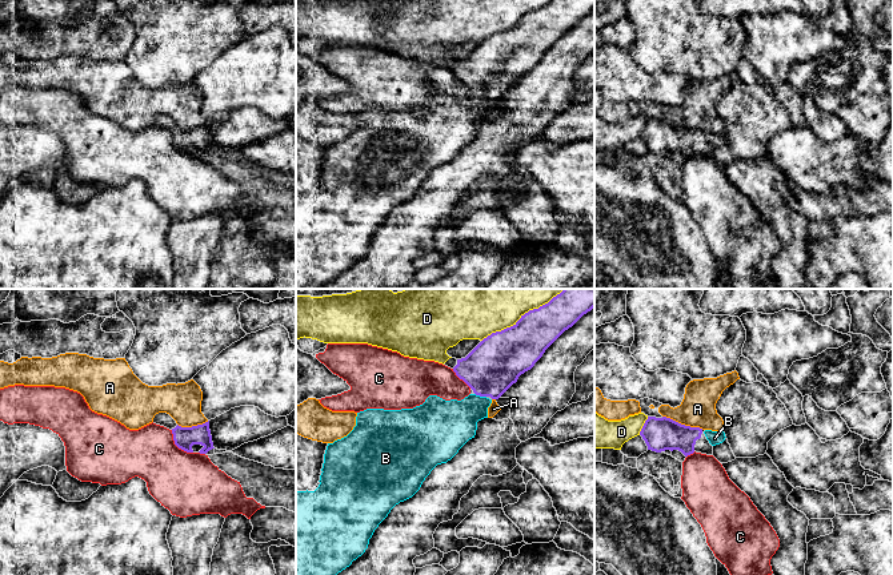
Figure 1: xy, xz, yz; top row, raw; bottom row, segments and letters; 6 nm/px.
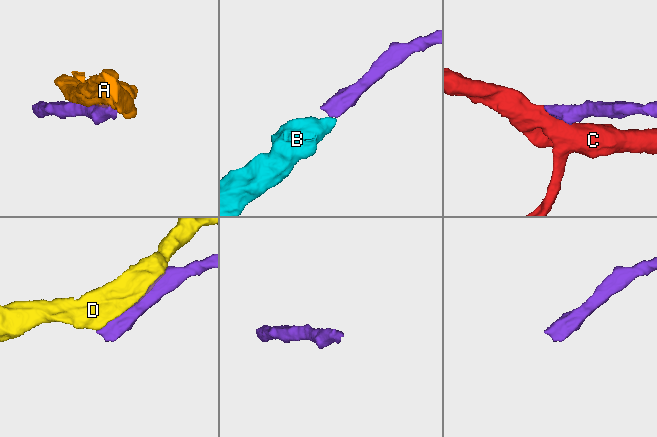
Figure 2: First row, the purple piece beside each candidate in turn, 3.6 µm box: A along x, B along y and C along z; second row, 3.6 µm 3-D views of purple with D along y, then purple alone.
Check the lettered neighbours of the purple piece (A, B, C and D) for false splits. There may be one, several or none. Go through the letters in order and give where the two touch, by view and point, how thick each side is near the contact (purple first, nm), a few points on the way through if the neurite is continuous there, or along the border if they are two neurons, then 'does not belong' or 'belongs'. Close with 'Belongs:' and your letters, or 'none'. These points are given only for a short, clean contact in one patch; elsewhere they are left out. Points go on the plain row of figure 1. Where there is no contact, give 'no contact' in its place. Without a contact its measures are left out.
A: meets purple in yz at (683, 127); 200 nm thick on the purple side, 220 nm on the other; does not belong
B: meets purple in xz at (480, 97); 320 nm thick on the purple side, 280 nm on the other; runs through xz (497, 63), (489, 71), (480, 97), (451, 125); belongs
C: meets purple in xy at (177, 148); 130 nm thick on the purple side, 380 nm on the other; border along xy (171, 132), (173, 144), (180, 151), (192, 155); does not belong
D: meets purple in xz at (517, 23); 320 nm thick on the purple side, 260 nm on the other; does not belong
Belongs: B

